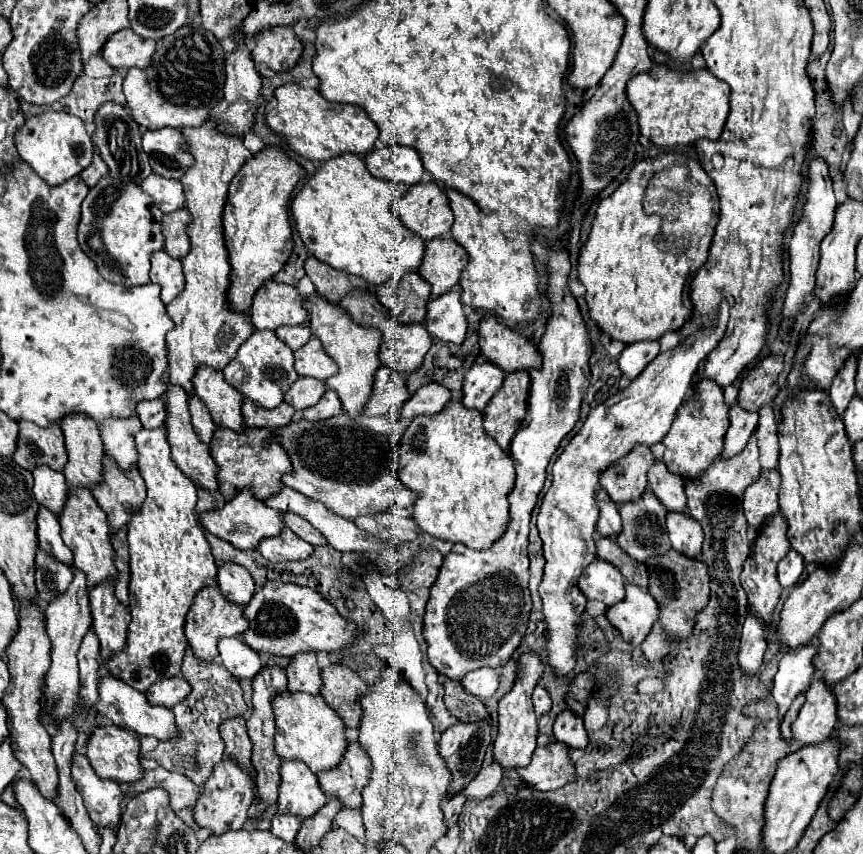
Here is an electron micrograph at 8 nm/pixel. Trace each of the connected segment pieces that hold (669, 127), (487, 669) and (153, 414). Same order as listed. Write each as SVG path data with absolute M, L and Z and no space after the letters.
M657 64L627 84L627 100L639 116L641 134L665 148L691 144L699 138L717 140L729 116L729 94L731 88L707 68L681 72L667 64Z
M483 666L475 672L469 672L461 684L465 686L465 690L469 690L473 696L485 700L485 698L491 698L497 688L499 688L499 670L497 668L491 668L491 666Z
M145 400L139 404L137 408L139 420L145 428L157 428L161 424L165 424L167 418L167 410L165 410L165 400Z

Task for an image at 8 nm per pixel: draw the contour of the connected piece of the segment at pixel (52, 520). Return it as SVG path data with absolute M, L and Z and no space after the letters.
M43 506L39 508L39 516L37 516L37 538L39 538L39 548L43 552L47 552L49 556L53 556L55 560L59 560L65 566L71 566L73 562L73 552L63 544L61 534L59 534L61 526L59 520L49 514L49 510L45 510Z

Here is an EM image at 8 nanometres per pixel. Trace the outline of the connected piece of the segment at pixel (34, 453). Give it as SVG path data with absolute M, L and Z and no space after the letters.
M19 422L19 440L13 460L25 470L49 466L51 470L61 472L67 464L61 428L59 426L39 428L33 426L33 422Z

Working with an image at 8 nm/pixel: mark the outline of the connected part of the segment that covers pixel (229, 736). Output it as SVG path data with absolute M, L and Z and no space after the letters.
M229 718L221 724L221 738L225 742L225 754L229 754L233 760L237 760L251 776L253 766L251 766L251 740L247 736L247 724L245 718Z

